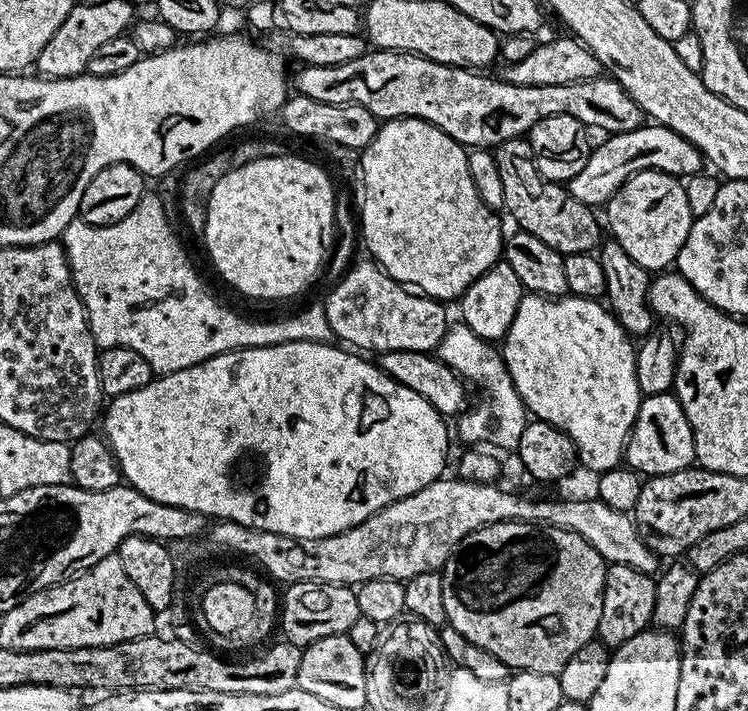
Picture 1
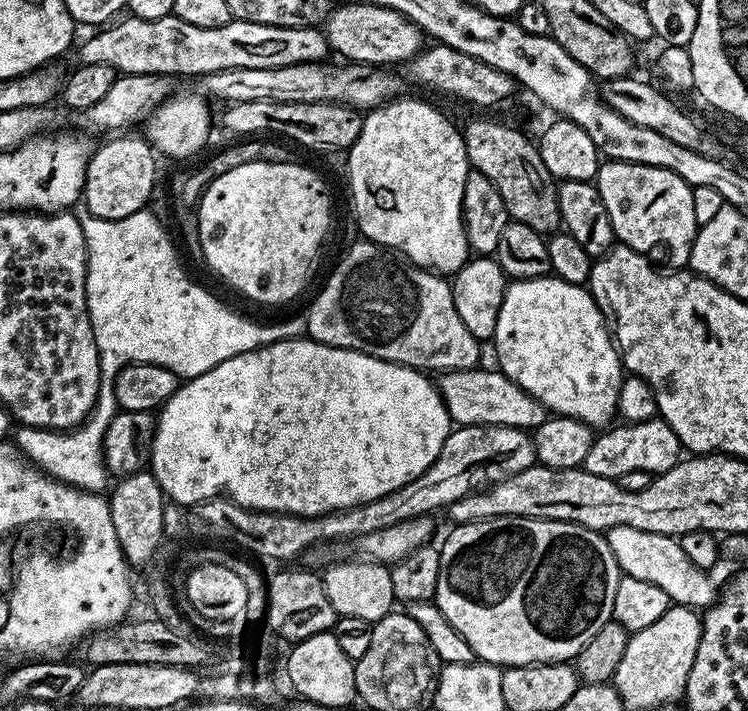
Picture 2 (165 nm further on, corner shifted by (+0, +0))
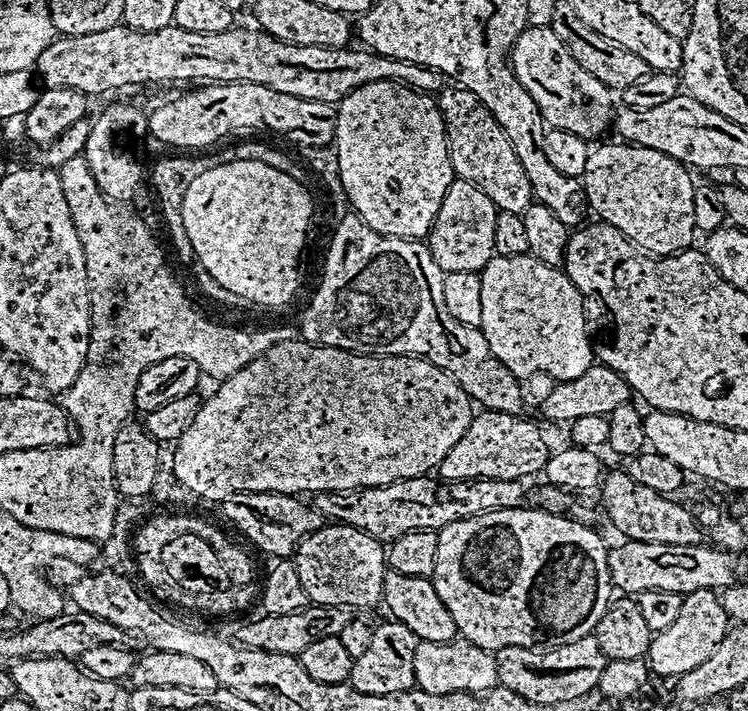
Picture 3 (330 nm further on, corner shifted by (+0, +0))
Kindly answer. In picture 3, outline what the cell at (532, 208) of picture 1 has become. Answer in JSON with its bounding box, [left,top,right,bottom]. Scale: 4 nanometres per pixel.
[438,86,534,214]

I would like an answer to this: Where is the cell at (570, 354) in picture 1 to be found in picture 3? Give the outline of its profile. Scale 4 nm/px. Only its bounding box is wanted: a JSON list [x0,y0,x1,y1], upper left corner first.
[479,254,594,382]

